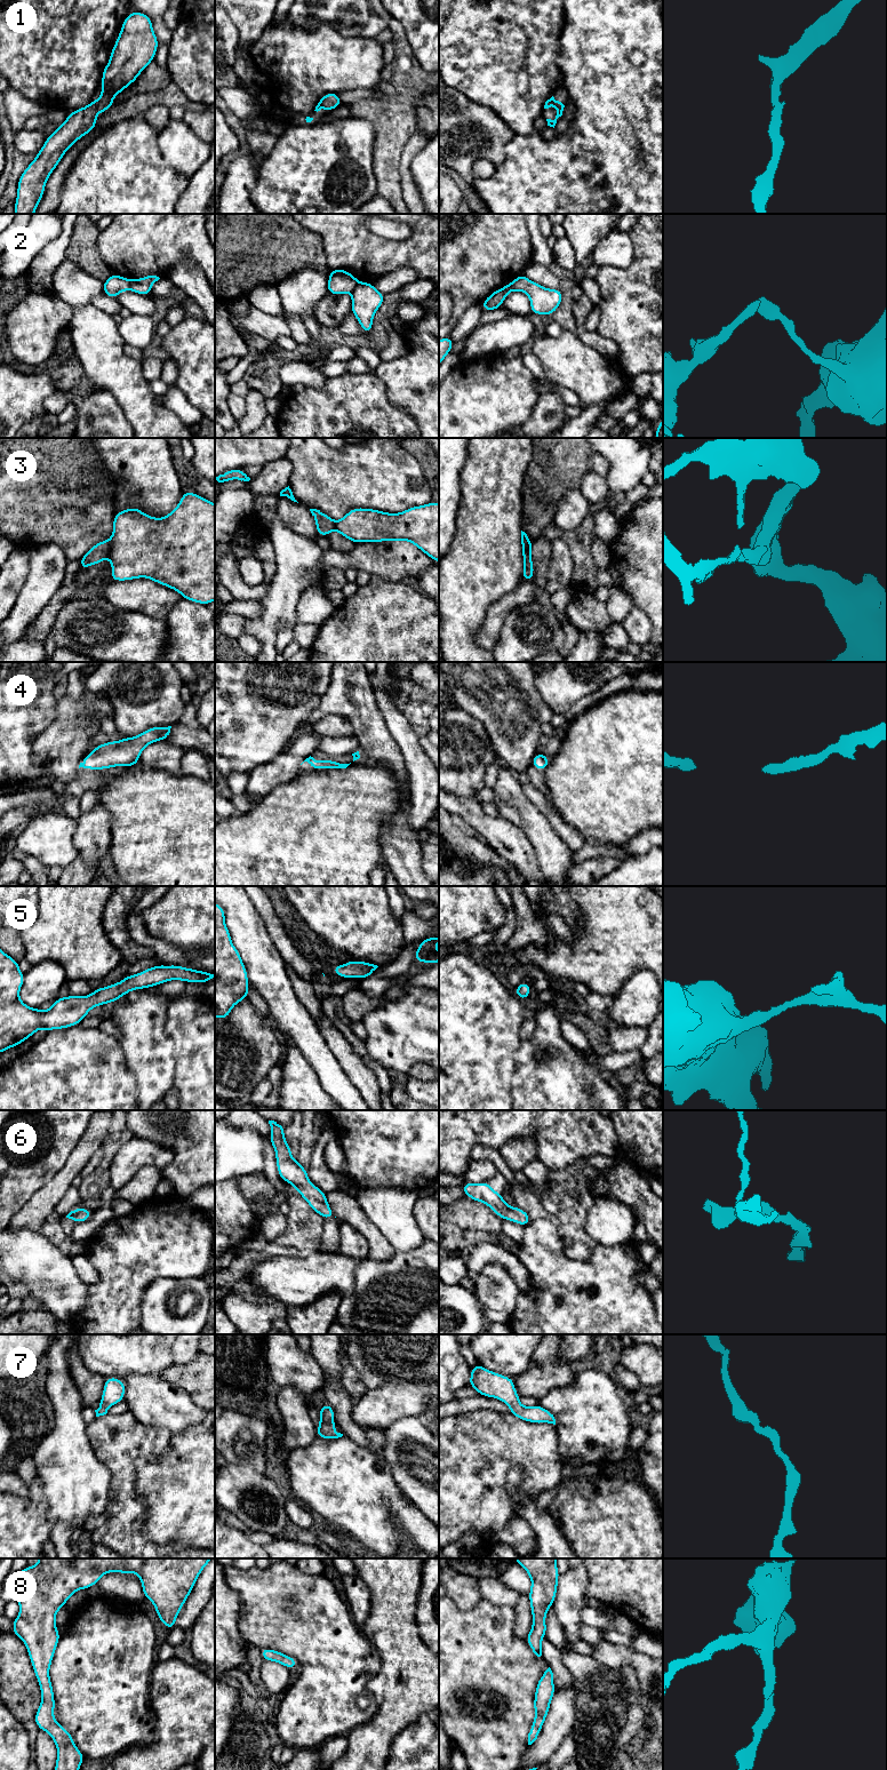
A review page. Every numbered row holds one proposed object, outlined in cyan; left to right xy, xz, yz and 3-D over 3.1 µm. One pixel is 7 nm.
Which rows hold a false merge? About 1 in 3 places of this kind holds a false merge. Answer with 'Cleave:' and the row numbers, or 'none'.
Cleave: 2, 3

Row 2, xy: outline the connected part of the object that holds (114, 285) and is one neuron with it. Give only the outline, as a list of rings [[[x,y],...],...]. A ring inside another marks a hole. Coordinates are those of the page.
[[[112,273],[103,284],[103,293],[111,298],[115,300],[123,290],[130,290],[130,280],[115,273]]]

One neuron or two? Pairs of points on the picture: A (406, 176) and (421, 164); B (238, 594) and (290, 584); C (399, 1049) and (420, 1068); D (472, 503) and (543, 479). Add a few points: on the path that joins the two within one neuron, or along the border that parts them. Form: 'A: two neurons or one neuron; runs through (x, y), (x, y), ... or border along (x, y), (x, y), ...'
A: two neurons; border along (423, 148), (410, 164), (410, 173), (420, 197)
B: two neurons; border along (268, 589), (257, 599)
C: two neurons; border along (426, 1063), (415, 1063), (402, 1076)
D: two neurons; border along (530, 461), (522, 483), (520, 512)

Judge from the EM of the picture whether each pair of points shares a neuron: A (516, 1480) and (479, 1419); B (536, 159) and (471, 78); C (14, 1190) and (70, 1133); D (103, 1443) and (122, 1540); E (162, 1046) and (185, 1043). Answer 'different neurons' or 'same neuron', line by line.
A: different neurons
B: different neurons
C: same neuron
D: same neuron
E: different neurons

